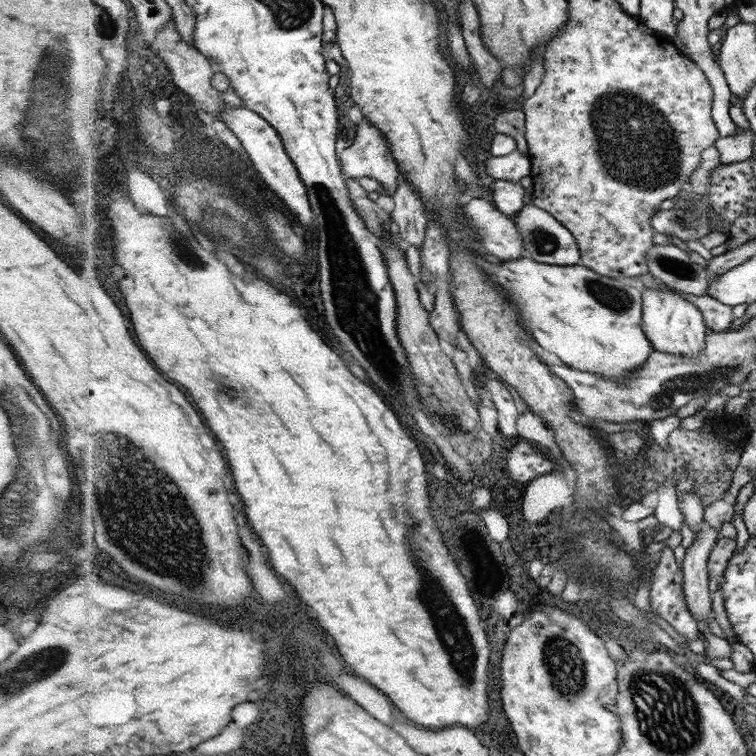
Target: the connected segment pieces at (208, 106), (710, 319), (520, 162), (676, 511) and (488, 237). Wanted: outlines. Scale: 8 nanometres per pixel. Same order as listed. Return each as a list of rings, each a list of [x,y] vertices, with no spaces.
[[[172,20],[164,28],[164,32],[158,34],[158,38],[152,41],[153,50],[167,63],[177,86],[190,95],[196,103],[200,103],[206,112],[223,121],[223,114],[227,112],[229,105],[222,98],[220,90],[214,88],[213,62],[200,49],[184,38],[183,33],[178,28],[177,21]]]
[[[679,292],[679,294],[682,294],[683,298],[690,299],[699,307],[705,322],[712,327],[714,332],[726,330],[735,319],[732,315],[733,306],[724,304],[710,295],[696,296],[685,292]]]
[[[514,149],[506,156],[490,156],[485,161],[488,173],[496,180],[509,180],[515,183],[520,182],[531,172],[531,159]]]
[[[668,477],[663,485],[657,489],[658,504],[654,508],[654,515],[663,526],[669,526],[681,532],[684,516],[680,510],[679,501],[676,496],[676,481]]]
[[[472,197],[464,203],[467,224],[479,233],[482,248],[500,259],[514,260],[525,256],[522,236],[511,217],[500,212],[494,204]]]

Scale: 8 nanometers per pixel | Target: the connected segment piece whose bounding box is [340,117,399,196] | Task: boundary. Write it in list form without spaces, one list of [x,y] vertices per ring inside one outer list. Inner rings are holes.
[[[366,117],[357,125],[357,132],[352,145],[348,146],[346,152],[340,151],[340,158],[343,159],[344,174],[352,178],[374,178],[381,184],[382,195],[392,196],[398,182],[398,163],[392,156],[390,145],[386,137]]]

